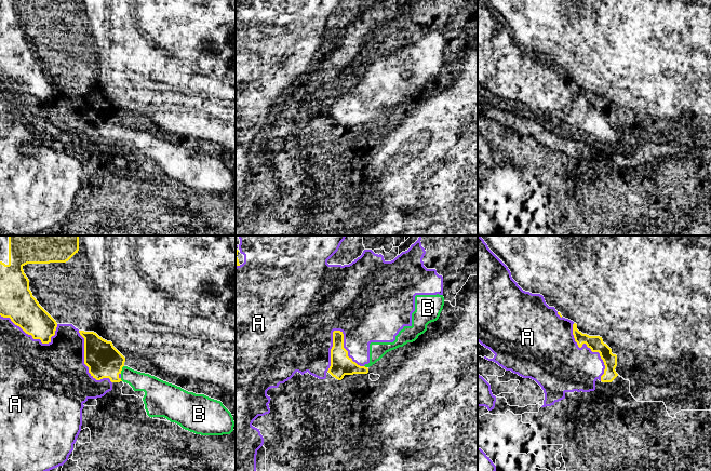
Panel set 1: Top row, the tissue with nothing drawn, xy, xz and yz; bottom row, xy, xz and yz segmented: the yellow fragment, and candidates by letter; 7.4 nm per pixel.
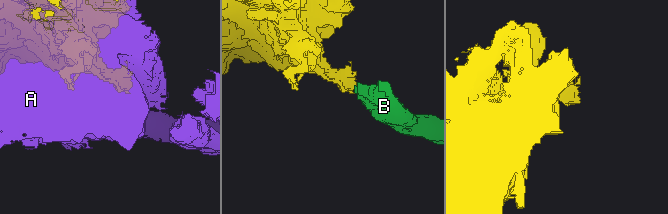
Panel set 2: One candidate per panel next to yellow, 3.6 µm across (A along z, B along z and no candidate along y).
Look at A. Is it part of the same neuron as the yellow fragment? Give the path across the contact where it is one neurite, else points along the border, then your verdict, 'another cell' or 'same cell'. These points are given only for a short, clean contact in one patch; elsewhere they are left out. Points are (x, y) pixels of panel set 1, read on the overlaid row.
another cell

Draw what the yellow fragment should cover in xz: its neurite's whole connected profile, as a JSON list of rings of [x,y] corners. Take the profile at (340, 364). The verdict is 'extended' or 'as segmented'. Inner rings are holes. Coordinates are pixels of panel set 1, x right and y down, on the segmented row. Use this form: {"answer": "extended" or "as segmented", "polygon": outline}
{"answer": "extended", "polygon": [[[416,295],[412,325],[404,326],[393,342],[371,342],[370,363],[364,366],[358,365],[348,356],[348,351],[344,348],[343,332],[334,331],[331,366],[327,372],[338,380],[341,380],[345,375],[367,374],[368,367],[379,361],[387,352],[403,347],[407,342],[413,342],[419,335],[424,334],[427,331],[427,325],[439,319],[443,306],[443,295]]]}

